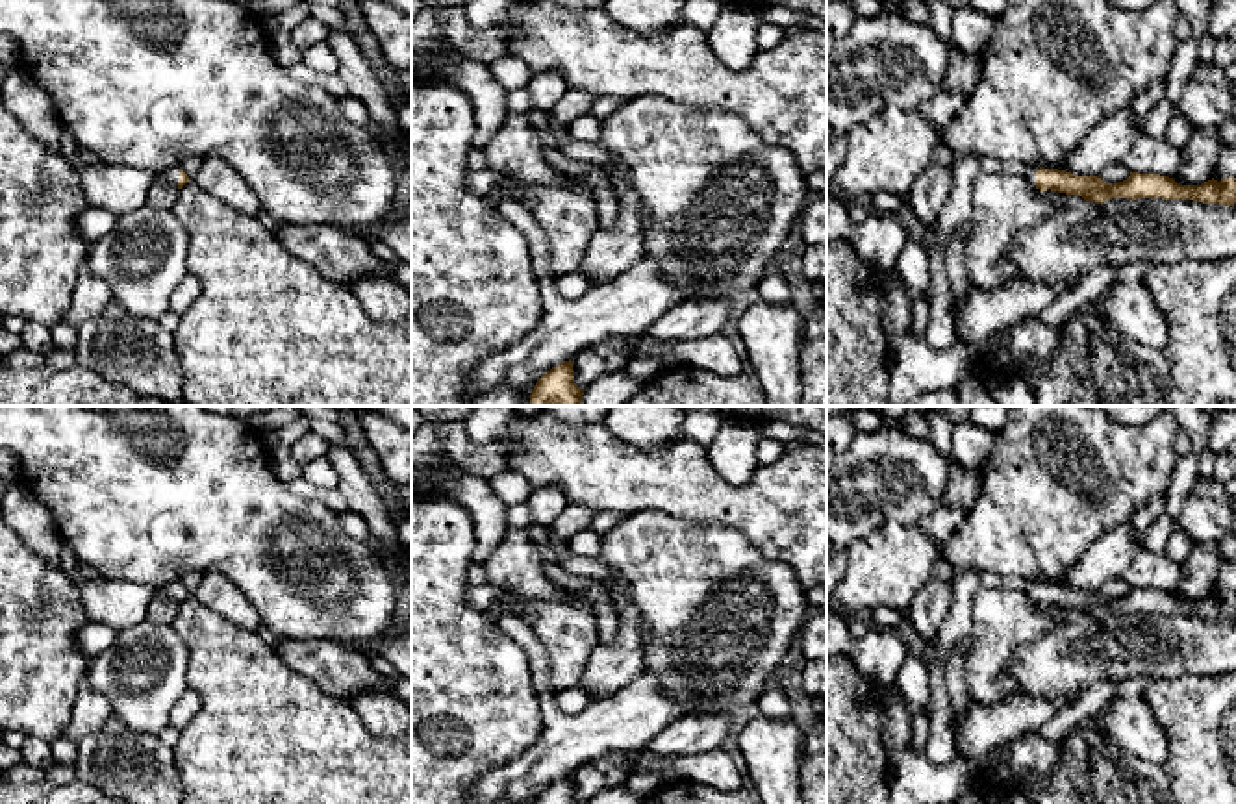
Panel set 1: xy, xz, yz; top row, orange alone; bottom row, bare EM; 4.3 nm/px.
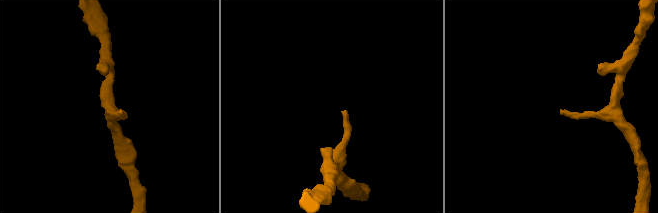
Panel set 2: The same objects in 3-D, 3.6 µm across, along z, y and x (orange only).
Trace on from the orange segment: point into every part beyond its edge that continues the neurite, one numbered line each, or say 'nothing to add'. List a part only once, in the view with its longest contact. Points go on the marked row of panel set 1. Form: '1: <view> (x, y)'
1: xy (171, 175)

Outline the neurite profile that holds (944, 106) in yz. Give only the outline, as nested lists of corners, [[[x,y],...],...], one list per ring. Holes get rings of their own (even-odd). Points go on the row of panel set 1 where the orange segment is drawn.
[[[938,91],[917,111],[941,133],[965,107],[967,98],[960,93]]]

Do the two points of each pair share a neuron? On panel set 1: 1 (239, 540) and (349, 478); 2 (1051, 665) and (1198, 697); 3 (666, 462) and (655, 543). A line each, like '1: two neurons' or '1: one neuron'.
1: two neurons
2: two neurons
3: two neurons

